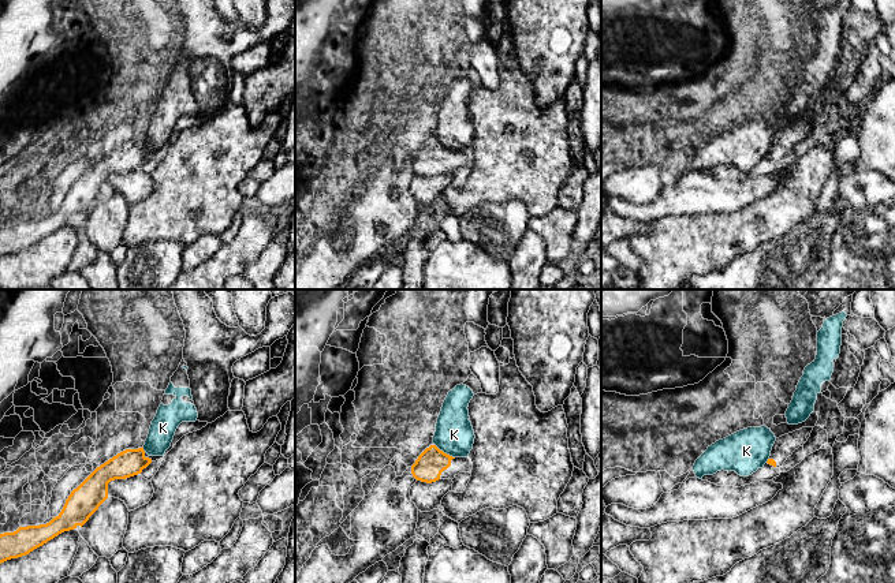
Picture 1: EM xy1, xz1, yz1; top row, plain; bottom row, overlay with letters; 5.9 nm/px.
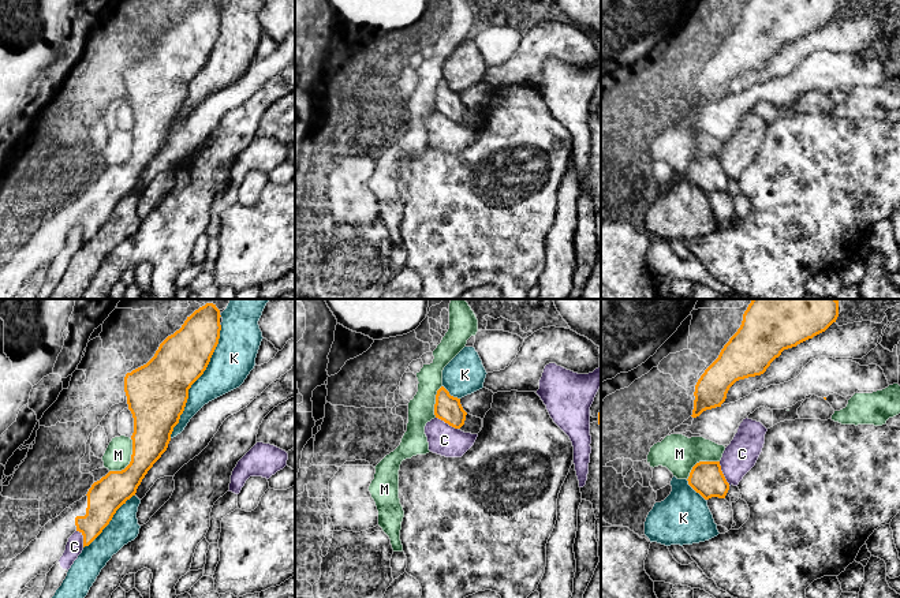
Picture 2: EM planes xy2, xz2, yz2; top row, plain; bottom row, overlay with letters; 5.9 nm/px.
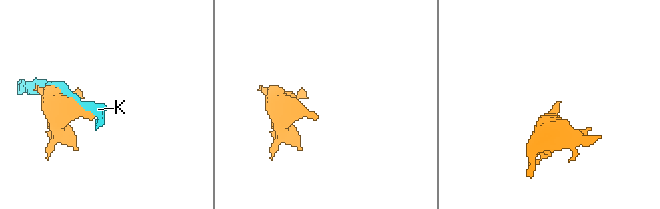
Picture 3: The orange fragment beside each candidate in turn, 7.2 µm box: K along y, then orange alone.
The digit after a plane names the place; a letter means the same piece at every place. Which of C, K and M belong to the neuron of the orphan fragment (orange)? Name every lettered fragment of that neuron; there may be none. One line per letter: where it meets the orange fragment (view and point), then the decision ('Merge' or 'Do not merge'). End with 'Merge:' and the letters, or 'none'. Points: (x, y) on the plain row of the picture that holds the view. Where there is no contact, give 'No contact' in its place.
C: Touches orange at yz2 (723, 168). Do not merge
K: Touches orange at xy2 (195, 74). Do not merge
M: Touches orange at xy2 (131, 154). Do not merge
Merge: none

